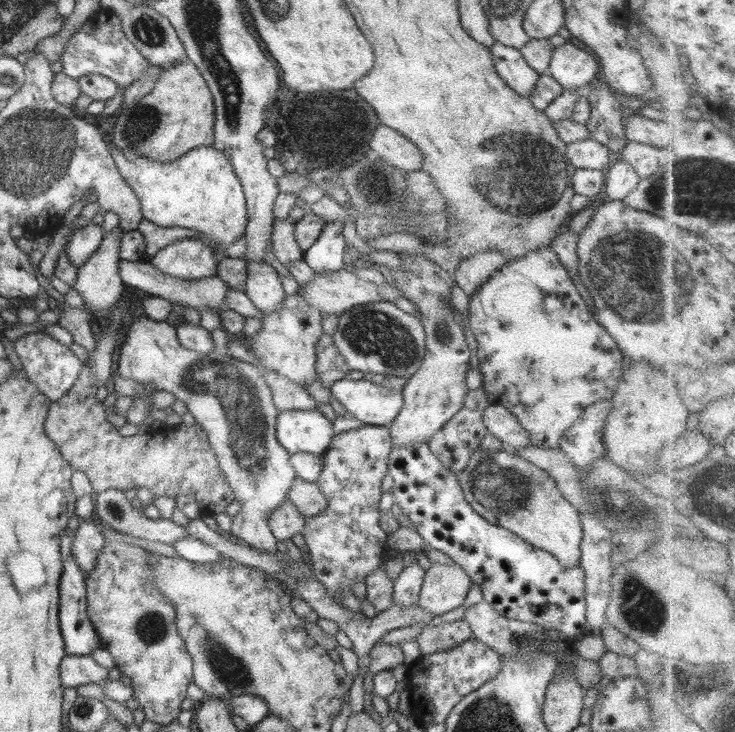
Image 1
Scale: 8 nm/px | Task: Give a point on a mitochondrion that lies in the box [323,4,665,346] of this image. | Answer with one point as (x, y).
(525, 176)

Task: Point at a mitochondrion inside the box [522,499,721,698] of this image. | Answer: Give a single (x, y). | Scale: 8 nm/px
(640, 611)

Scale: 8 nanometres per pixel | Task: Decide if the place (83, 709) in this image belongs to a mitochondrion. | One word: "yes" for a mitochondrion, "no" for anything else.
yes

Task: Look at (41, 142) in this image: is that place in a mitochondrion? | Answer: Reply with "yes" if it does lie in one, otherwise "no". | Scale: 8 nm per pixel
yes

